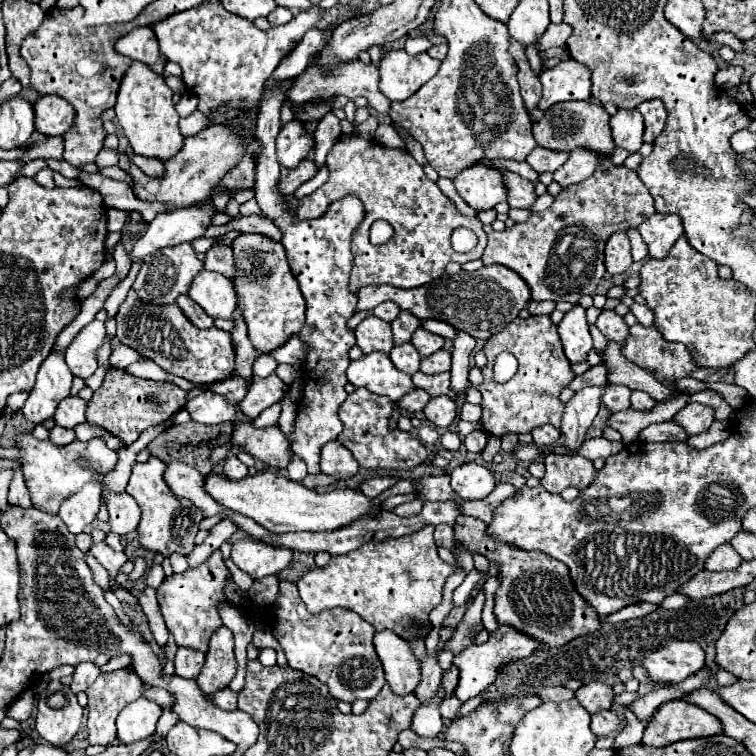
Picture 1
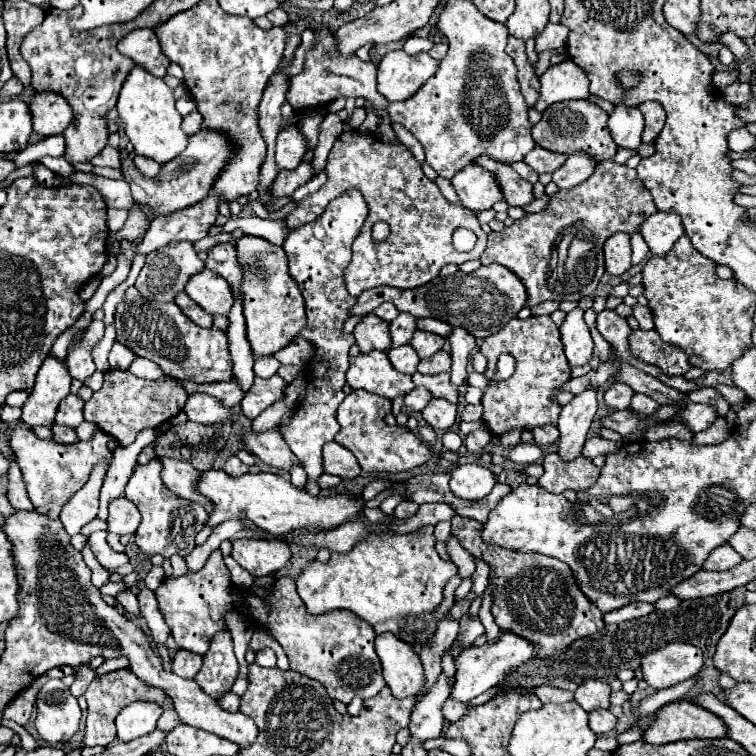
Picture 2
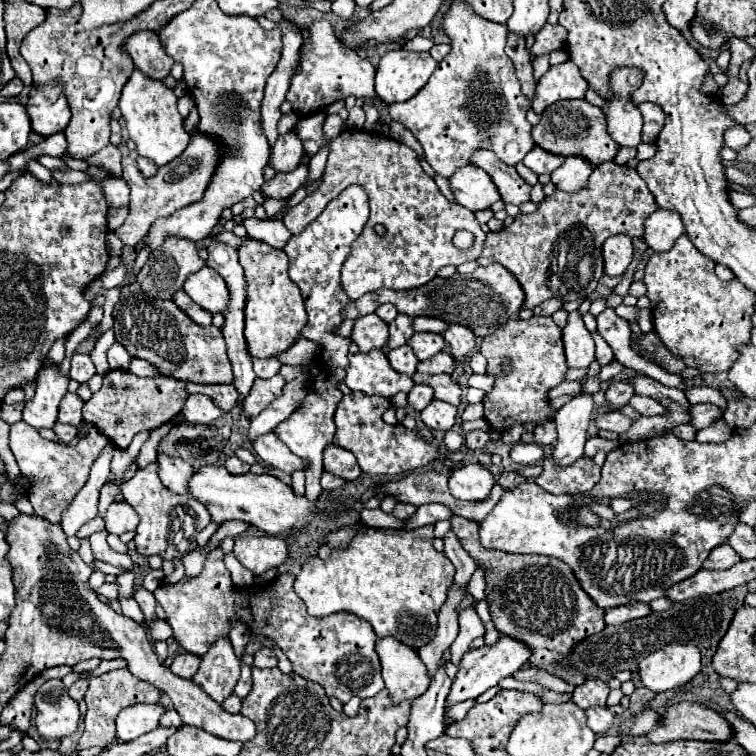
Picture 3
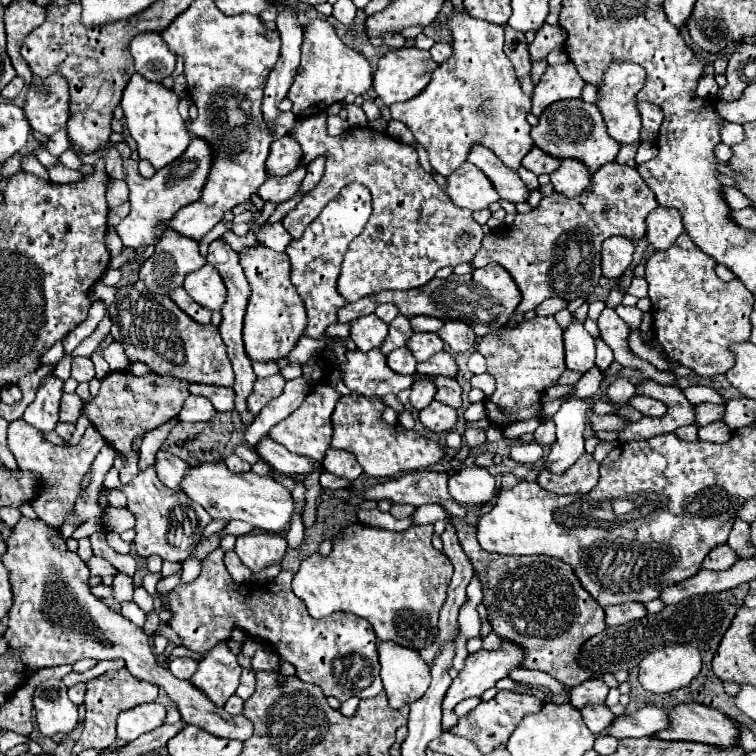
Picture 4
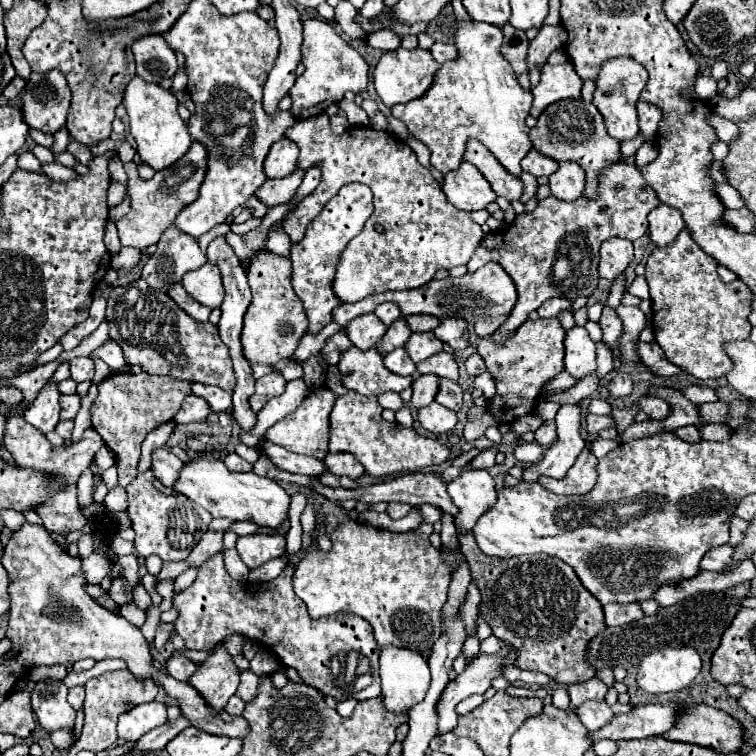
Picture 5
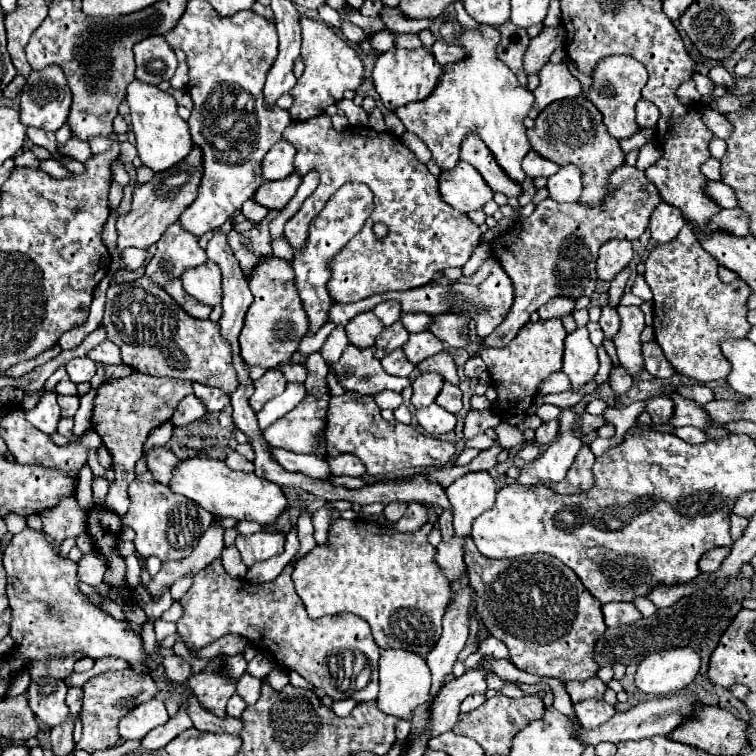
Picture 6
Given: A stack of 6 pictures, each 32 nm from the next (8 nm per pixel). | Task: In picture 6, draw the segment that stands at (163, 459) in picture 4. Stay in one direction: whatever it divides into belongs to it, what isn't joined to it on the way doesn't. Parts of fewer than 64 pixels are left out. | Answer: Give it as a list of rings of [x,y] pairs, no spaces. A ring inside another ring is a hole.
[[[152,448],[148,452],[148,470],[164,486],[170,484],[170,480],[174,476],[174,468],[178,464],[180,464],[180,460],[170,450],[166,450],[166,448]]]

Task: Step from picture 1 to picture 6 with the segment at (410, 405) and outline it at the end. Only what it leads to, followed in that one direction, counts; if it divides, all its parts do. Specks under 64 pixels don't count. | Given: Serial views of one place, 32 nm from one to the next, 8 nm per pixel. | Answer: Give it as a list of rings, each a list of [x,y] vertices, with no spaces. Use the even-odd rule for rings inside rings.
[[[420,374],[414,382],[412,382],[412,388],[414,388],[414,394],[412,394],[412,404],[416,408],[424,408],[424,406],[430,406],[436,398],[436,394],[440,392],[440,386],[442,386],[444,378],[440,378],[440,374]]]

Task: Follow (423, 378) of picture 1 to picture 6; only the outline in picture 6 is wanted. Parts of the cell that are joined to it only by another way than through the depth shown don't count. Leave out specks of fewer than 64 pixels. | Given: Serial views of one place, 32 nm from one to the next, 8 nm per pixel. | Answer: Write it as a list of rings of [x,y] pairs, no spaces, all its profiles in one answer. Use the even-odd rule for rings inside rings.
[[[444,382],[444,386],[442,386],[436,402],[442,408],[446,408],[448,412],[454,412],[456,414],[462,408],[462,390],[458,386],[450,384],[450,382]]]

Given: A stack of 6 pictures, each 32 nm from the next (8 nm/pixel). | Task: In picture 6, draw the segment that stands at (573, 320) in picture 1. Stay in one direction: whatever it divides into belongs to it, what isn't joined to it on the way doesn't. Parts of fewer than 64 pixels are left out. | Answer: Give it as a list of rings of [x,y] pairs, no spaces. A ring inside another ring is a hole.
[[[576,328],[566,336],[562,370],[572,380],[572,388],[578,388],[590,378],[594,378],[598,370],[598,358],[596,346],[590,342],[586,328]]]

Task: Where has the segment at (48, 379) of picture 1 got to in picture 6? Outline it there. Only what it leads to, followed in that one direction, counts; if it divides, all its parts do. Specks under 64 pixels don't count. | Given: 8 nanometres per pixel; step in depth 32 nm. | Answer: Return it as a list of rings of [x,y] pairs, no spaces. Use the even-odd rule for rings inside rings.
[[[44,390],[38,404],[26,412],[26,420],[46,434],[56,432],[56,426],[60,420],[60,406],[56,398],[58,398],[56,390]]]

